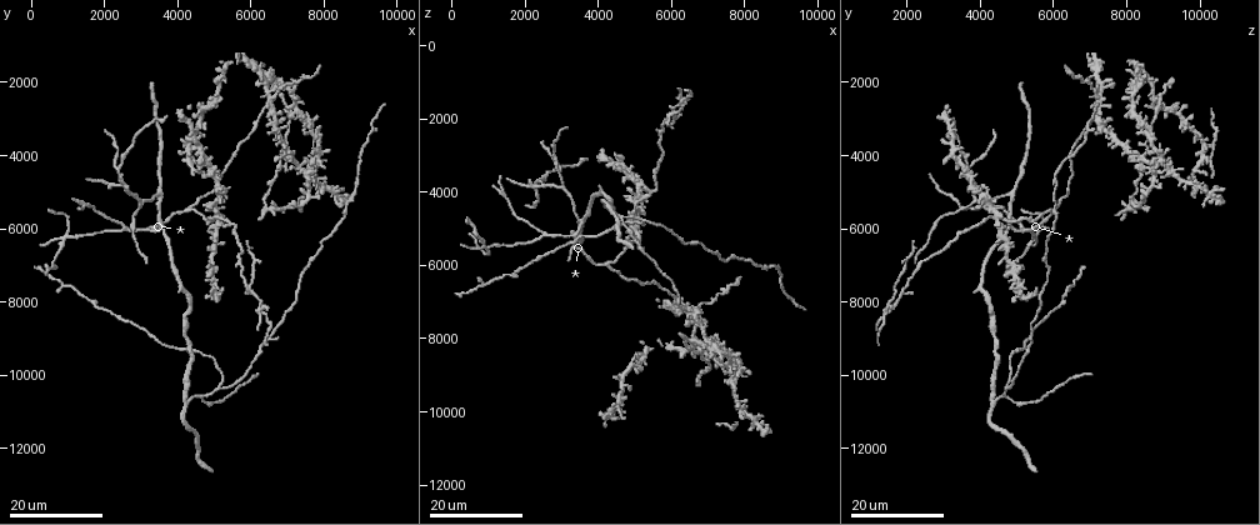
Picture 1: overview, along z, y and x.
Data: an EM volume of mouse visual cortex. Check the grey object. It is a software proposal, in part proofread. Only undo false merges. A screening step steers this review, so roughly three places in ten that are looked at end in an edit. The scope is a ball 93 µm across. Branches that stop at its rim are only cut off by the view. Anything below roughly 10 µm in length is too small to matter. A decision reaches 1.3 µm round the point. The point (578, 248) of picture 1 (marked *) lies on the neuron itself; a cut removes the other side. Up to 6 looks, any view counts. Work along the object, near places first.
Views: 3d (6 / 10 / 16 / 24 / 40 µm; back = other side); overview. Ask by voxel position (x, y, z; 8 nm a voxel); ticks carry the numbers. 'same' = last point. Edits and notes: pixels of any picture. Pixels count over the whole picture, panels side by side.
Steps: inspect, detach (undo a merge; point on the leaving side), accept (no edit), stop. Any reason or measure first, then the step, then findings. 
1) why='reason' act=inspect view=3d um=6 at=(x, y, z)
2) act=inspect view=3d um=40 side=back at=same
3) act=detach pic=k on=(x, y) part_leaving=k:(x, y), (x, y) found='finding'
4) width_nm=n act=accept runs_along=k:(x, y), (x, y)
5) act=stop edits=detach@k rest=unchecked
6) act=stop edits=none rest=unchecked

why='three-way junction' act=inspect view=3d um=24 at=(2500, 6000, 5100)

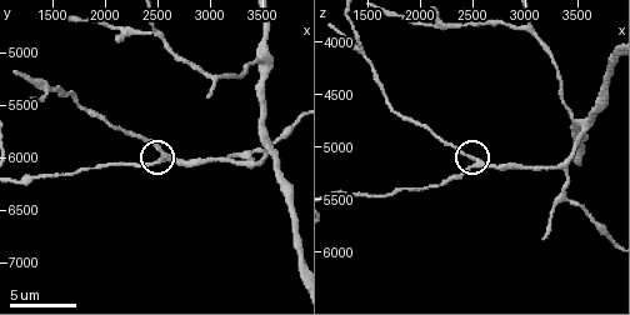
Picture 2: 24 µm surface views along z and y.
act=inspect view=3d um=10 at=(2560, 6000, 5140)

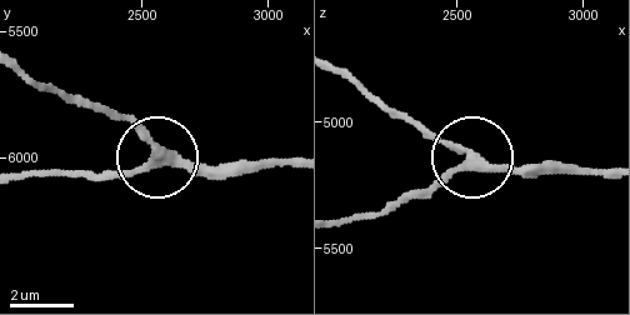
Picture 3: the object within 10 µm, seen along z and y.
side_arm_um=20 act=accept runs_along=3:(603, 171), (498, 171), (419, 126) found='continuous, no second neuron'

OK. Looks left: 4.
why='three-way junction' act=inspect view=3d um=10 at=(3320, 6080, 5200)

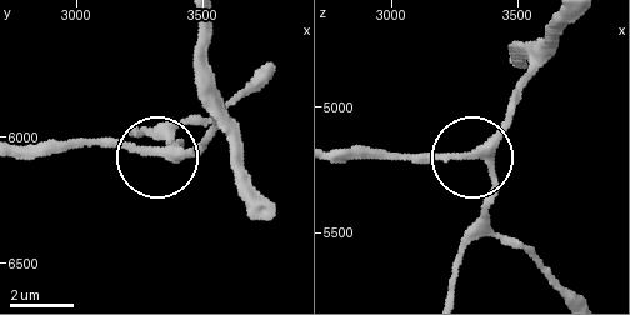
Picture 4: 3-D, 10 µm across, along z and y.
why='zoom in' act=inspect view=3d um=6 at=(3310, 6050, 5190)

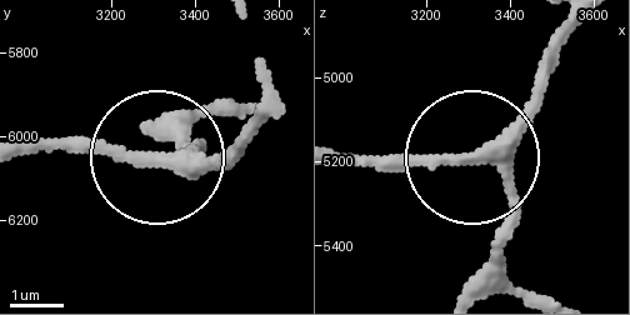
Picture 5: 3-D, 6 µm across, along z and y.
side_arm_um=33 act=accept runs_along=5:(215, 116), (166, 156), (23, 143) found='one neuron here'

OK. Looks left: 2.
act=stop edits=none rest=unchecked

